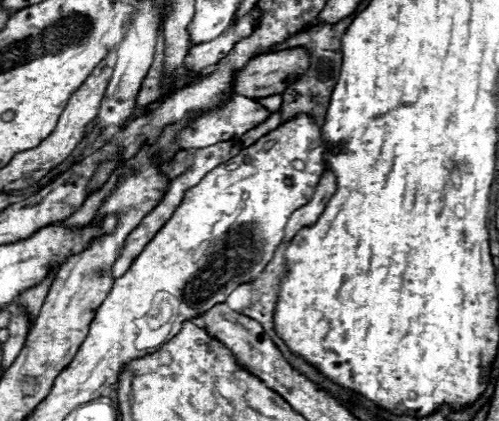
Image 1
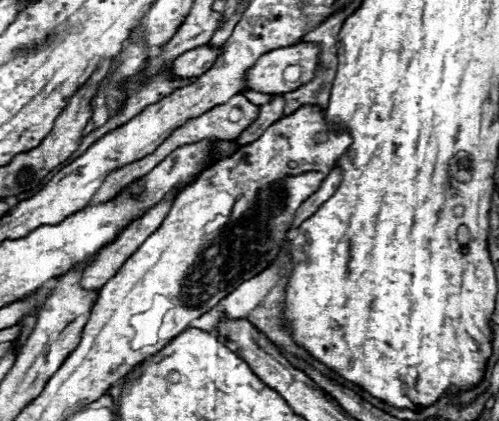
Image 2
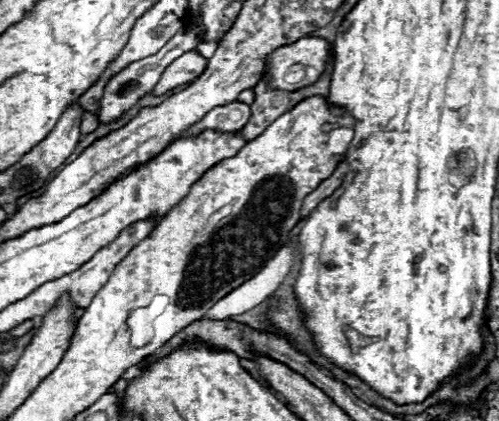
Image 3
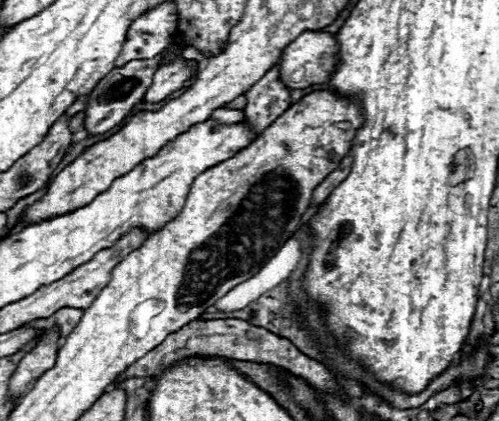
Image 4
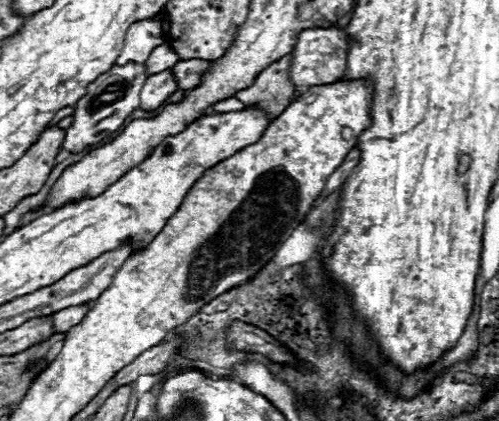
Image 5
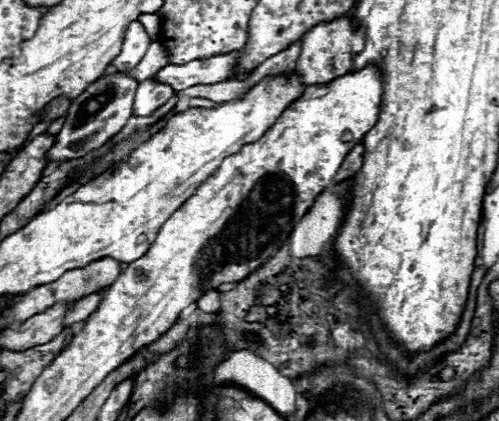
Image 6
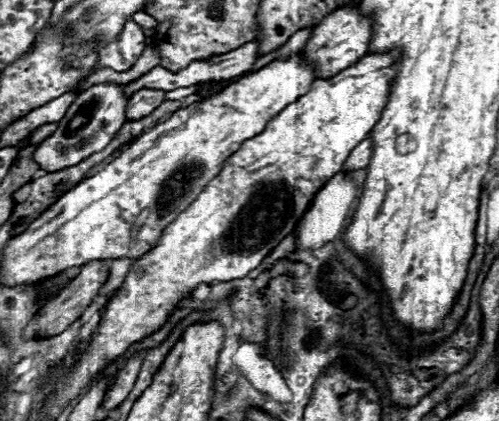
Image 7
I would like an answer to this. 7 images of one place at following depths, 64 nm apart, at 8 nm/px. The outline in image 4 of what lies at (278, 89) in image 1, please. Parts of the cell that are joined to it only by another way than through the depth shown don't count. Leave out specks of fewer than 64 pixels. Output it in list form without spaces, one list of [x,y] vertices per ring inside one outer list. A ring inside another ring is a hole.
[[[304,32],[292,44],[288,44],[282,50],[282,56],[278,62],[280,82],[286,88],[308,88],[314,84],[322,84],[332,76],[336,64],[338,64],[338,42],[336,42],[336,38],[326,34],[326,32]],[[294,72],[302,72],[298,80],[294,80]]]

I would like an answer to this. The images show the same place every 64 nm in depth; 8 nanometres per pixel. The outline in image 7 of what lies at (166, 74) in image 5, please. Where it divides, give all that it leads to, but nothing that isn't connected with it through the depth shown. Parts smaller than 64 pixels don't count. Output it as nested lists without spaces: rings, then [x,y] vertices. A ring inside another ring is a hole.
[[[138,90],[130,98],[130,108],[126,108],[128,120],[140,120],[148,116],[154,108],[158,108],[166,100],[166,90]]]

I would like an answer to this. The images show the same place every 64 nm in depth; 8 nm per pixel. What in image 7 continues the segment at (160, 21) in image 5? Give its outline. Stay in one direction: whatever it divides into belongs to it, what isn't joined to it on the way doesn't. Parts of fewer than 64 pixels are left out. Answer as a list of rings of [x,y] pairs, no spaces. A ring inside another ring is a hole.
[[[126,22],[122,38],[112,42],[108,48],[100,50],[100,68],[114,68],[116,72],[126,72],[142,56],[148,42],[142,28],[136,22]]]

